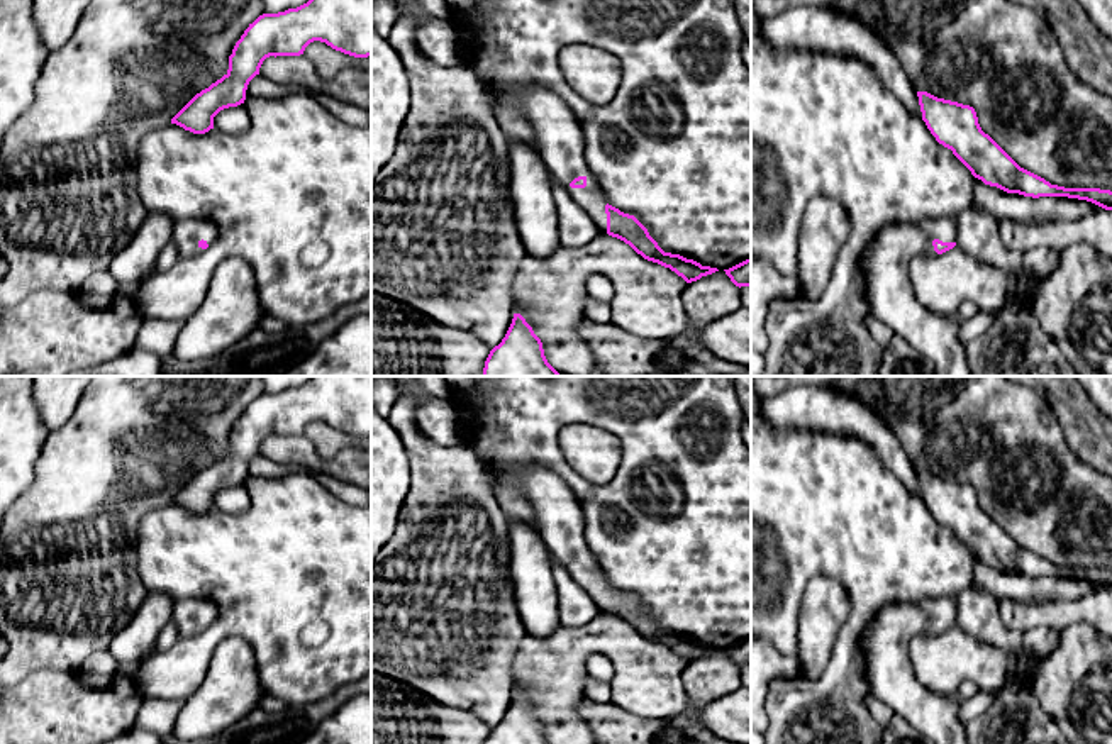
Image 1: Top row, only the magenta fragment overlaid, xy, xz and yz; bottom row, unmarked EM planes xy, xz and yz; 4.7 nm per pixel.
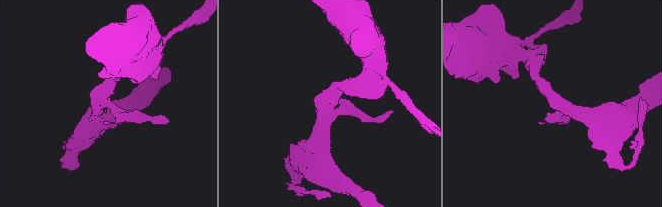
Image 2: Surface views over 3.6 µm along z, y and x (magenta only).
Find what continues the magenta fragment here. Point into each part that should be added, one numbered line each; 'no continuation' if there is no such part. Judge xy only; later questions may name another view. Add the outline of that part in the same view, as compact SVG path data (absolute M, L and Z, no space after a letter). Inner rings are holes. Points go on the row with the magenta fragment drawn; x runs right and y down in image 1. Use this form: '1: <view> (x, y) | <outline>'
1: xy (187, 233) | M205 219L175 220L171 241L176 244L180 258L197 258L202 249L200 241L208 246L217 239L217 225Z

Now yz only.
1: yz (890, 297) | M937 217L917 224L892 224L881 229L865 247L859 269L865 276L870 315L888 325L895 336L907 341L922 358L934 364L932 376L975 376L968 361L966 342L959 337L961 320L942 317L926 308L914 293L909 264L914 258L939 256L932 241L956 242L959 225L956 217Z

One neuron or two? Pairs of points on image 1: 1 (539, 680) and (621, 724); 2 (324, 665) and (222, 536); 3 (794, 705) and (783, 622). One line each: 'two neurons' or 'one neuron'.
1: two neurons
2: one neuron
3: one neuron

